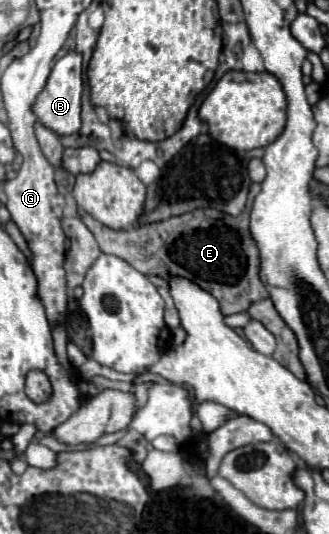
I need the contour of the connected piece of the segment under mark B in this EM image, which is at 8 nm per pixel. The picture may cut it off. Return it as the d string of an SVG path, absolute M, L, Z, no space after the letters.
M73 51L61 57L53 65L49 81L41 91L41 95L37 97L37 103L33 109L37 119L45 127L57 131L59 135L71 135L81 129L81 97L83 97L83 57L81 53Z

